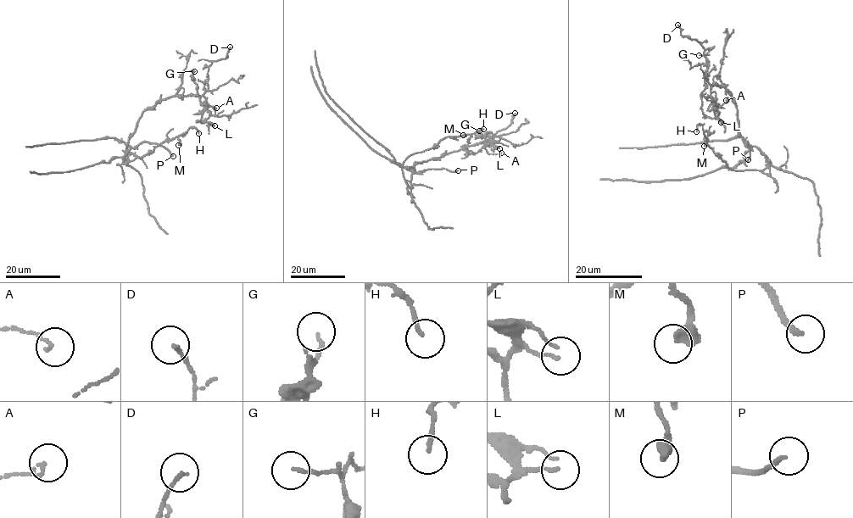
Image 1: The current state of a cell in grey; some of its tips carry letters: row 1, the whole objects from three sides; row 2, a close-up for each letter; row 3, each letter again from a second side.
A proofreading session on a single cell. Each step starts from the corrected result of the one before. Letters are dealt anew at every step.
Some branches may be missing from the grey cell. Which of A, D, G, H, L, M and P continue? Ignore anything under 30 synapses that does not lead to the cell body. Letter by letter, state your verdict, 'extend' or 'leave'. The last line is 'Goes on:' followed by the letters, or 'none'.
A: leave
D: leave
G: leave
H: leave
L: leave
M: leave
P: leave
Goes on: none

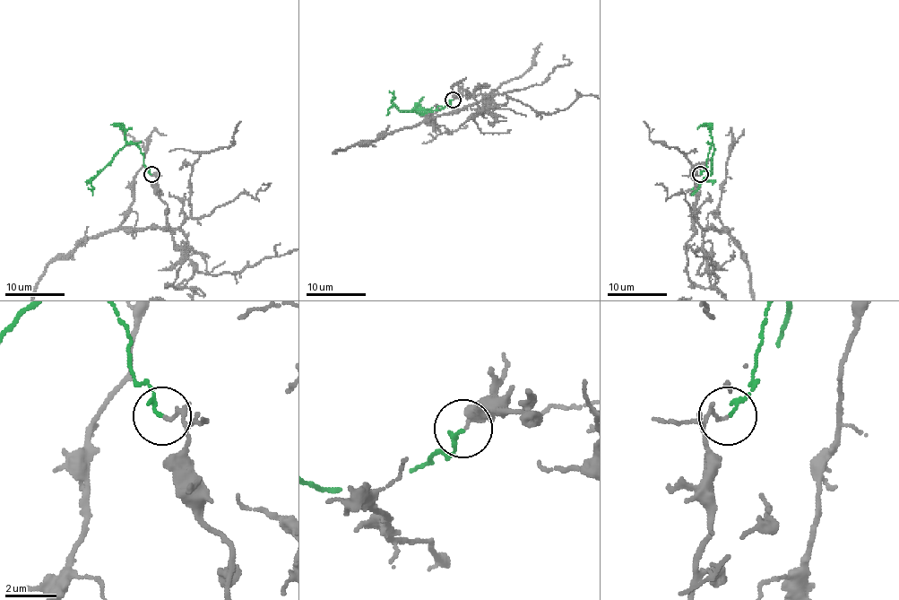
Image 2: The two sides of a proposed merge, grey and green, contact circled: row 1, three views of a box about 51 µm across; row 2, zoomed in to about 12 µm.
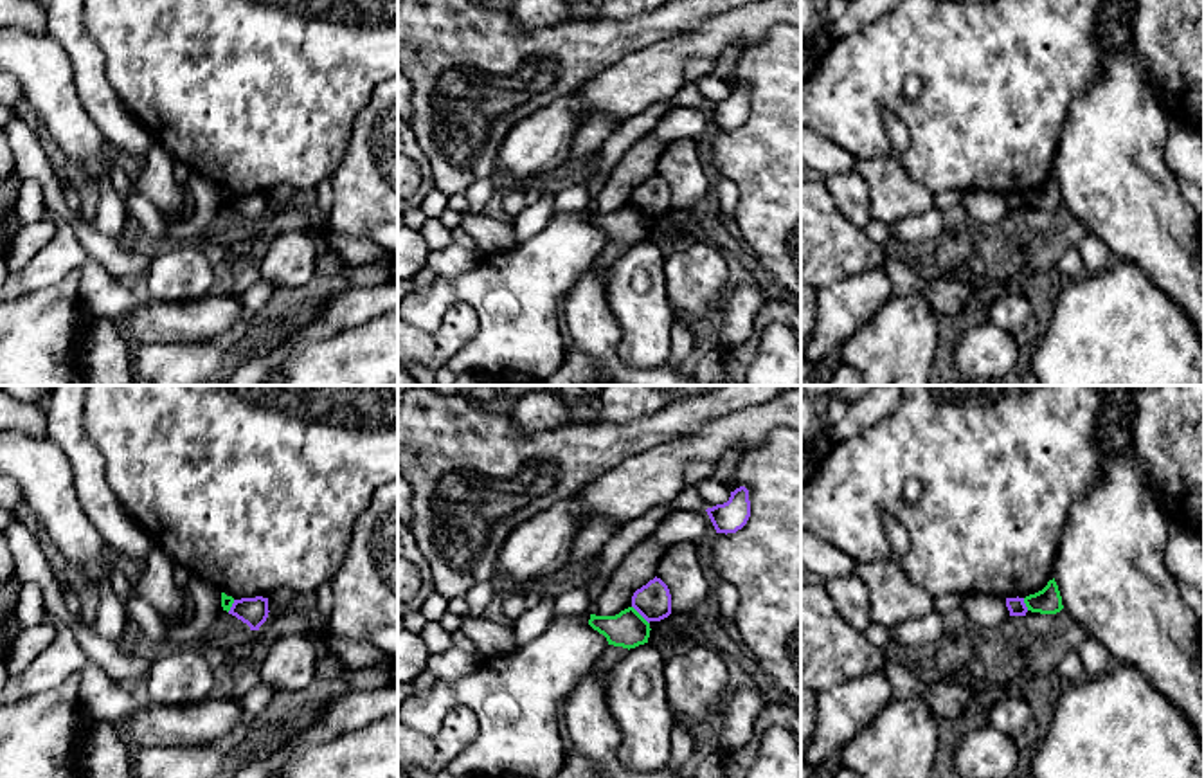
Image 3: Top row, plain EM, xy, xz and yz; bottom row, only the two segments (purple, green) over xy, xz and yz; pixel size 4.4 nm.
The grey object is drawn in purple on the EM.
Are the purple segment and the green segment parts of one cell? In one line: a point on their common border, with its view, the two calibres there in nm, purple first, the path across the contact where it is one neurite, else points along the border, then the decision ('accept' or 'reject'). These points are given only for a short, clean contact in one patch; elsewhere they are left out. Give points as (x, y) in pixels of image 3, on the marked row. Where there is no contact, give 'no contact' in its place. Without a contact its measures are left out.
contact xz (639, 613); calibres 160 and 170 nm; border xz (632, 606), (648, 624); reject

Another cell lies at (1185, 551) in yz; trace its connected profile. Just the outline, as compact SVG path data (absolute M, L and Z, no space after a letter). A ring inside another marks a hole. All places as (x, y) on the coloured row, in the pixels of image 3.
M1177 520L1168 524L1164 564L1177 584L1188 584L1204 593L1204 538Z

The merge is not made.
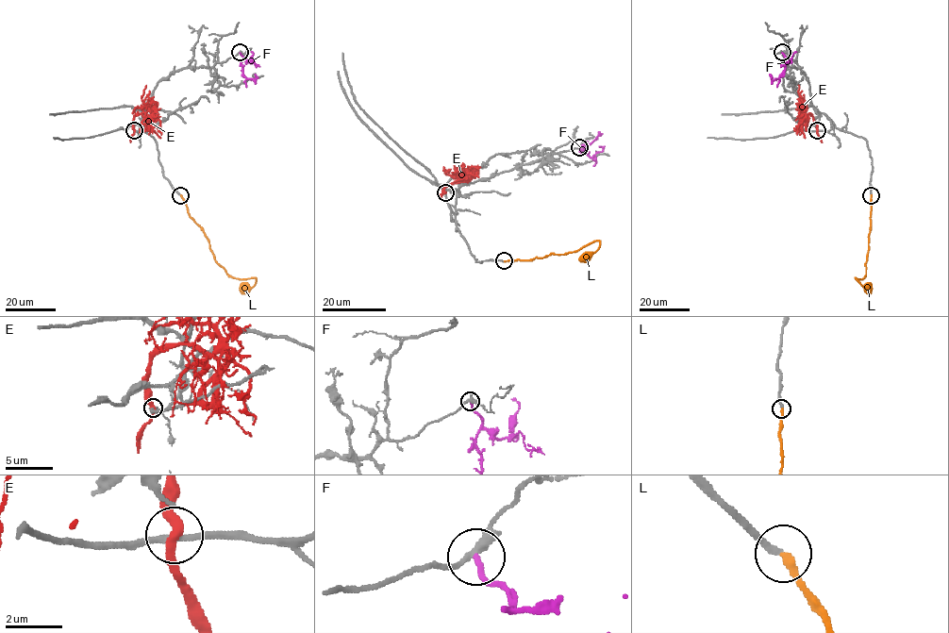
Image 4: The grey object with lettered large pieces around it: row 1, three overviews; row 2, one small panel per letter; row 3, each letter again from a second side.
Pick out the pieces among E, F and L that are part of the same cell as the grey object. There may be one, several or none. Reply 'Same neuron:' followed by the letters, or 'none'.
Same neuron: L

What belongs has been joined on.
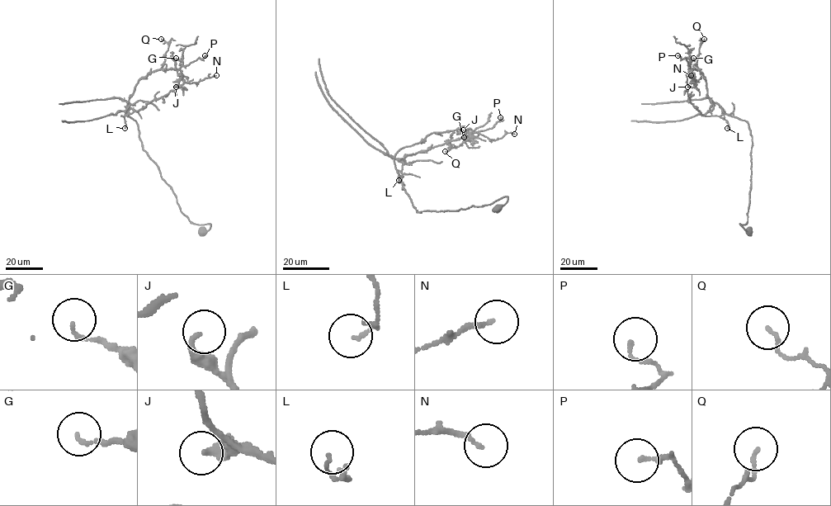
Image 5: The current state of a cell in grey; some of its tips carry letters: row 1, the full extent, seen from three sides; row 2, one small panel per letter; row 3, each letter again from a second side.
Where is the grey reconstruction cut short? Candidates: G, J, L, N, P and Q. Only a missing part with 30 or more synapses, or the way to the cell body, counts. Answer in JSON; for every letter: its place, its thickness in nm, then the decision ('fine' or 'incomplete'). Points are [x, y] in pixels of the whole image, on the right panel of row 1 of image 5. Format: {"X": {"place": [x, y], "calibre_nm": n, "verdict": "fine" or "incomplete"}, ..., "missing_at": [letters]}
{"G": {"place": [693, 58], "calibre_nm": 120, "verdict": "fine"}, "J": {"place": [687, 87], "calibre_nm": 240, "verdict": "fine"}, "L": {"place": [727, 128], "calibre_nm": 90, "verdict": "fine"}, "N": {"place": [691, 75], "calibre_nm": 130, "verdict": "fine"}, "P": {"place": [677, 55], "calibre_nm": 110, "verdict": "fine"}, "Q": {"place": [704, 39], "calibre_nm": 100, "verdict": "fine"}, "missing_at": []}

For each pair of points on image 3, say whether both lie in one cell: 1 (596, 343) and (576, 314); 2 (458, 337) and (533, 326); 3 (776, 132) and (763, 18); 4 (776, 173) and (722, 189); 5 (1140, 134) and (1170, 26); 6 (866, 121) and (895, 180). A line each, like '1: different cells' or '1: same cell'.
1: same cell
2: different cells
3: different cells
4: different cells
5: different cells
6: different cells

